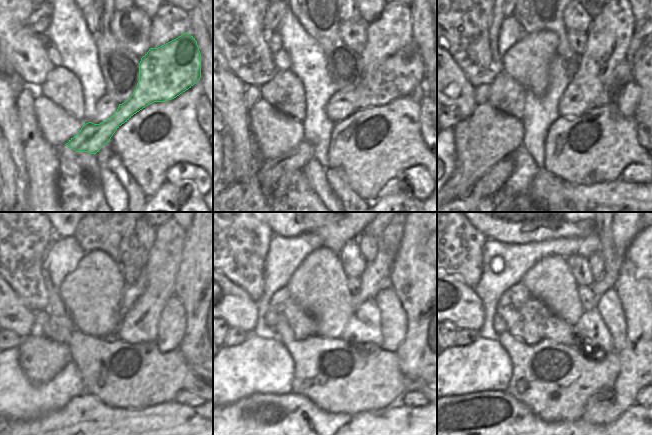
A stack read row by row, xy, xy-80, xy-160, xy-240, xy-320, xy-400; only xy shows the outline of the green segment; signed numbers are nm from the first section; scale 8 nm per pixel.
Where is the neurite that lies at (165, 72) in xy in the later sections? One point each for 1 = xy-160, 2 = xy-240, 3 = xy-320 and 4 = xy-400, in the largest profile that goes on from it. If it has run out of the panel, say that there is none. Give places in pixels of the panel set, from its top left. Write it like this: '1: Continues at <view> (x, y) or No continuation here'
1: Continues at xy-160 (494, 180)
2: No continuation here
3: No continuation here
4: No continuation here.

